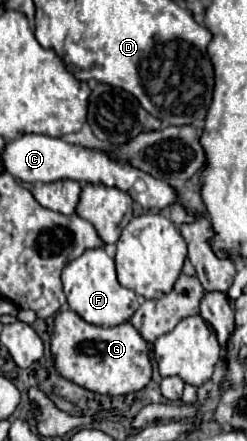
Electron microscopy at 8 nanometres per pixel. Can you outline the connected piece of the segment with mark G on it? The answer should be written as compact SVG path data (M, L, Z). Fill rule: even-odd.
M59 311L55 315L55 329L51 335L51 355L57 373L89 391L103 395L127 395L143 389L151 381L149 349L143 337L135 333L131 323L115 327L97 327L83 321L73 311Z

